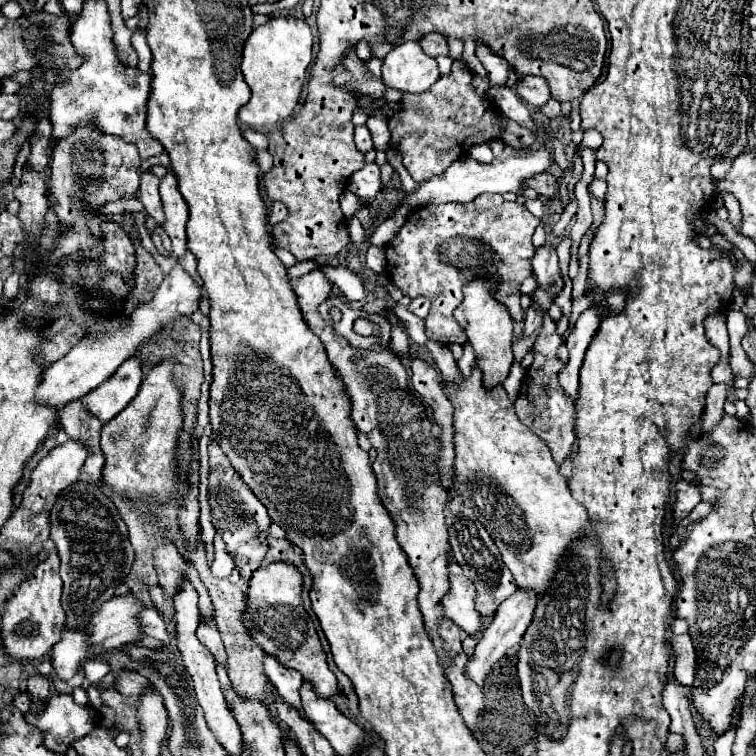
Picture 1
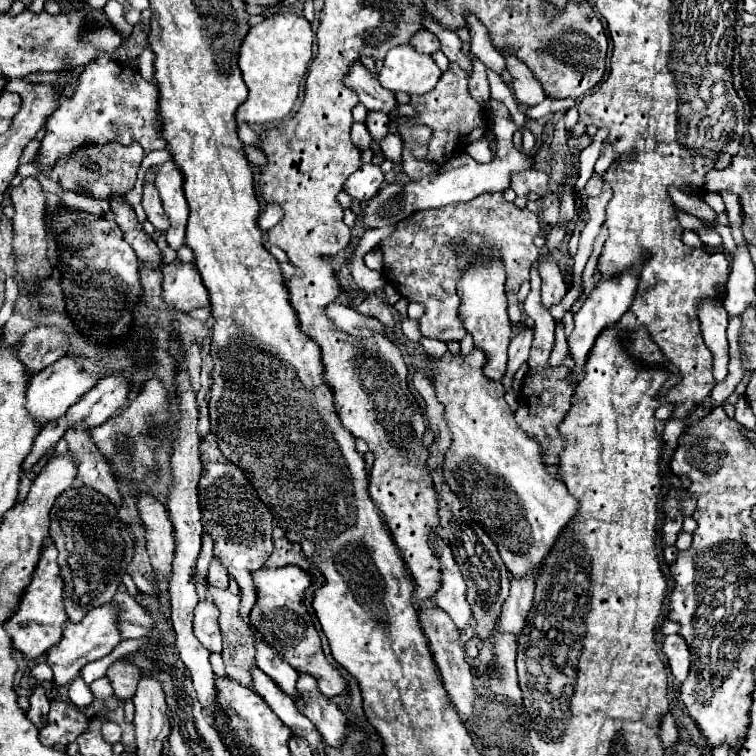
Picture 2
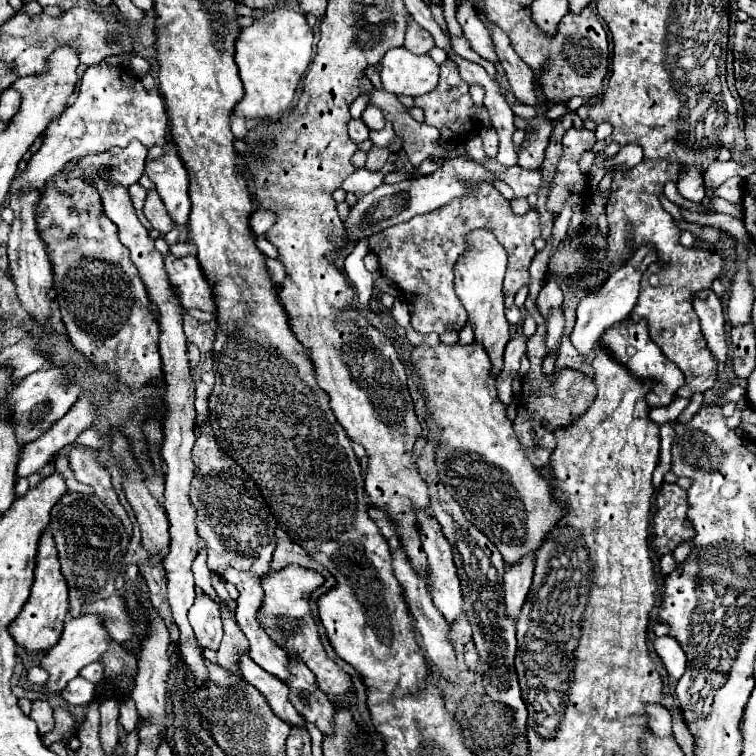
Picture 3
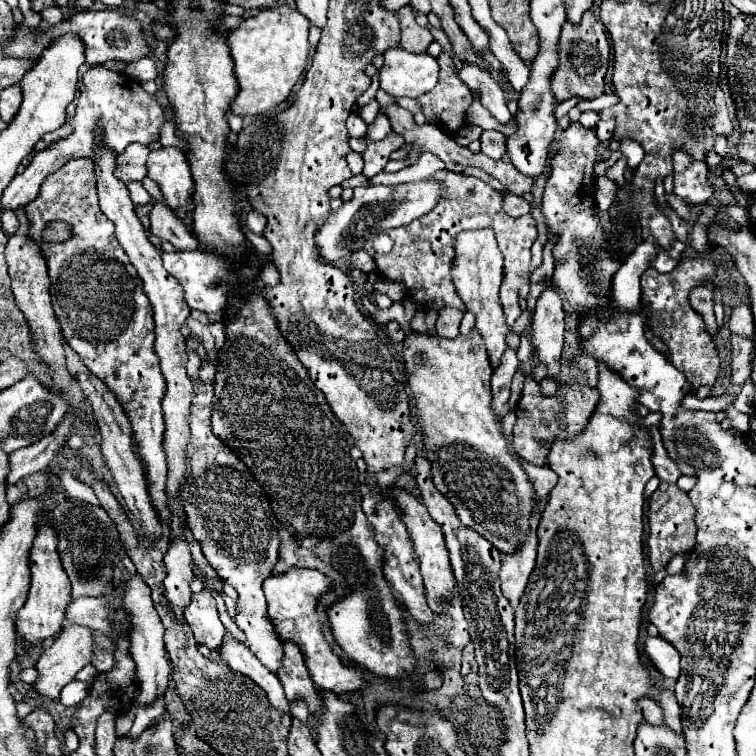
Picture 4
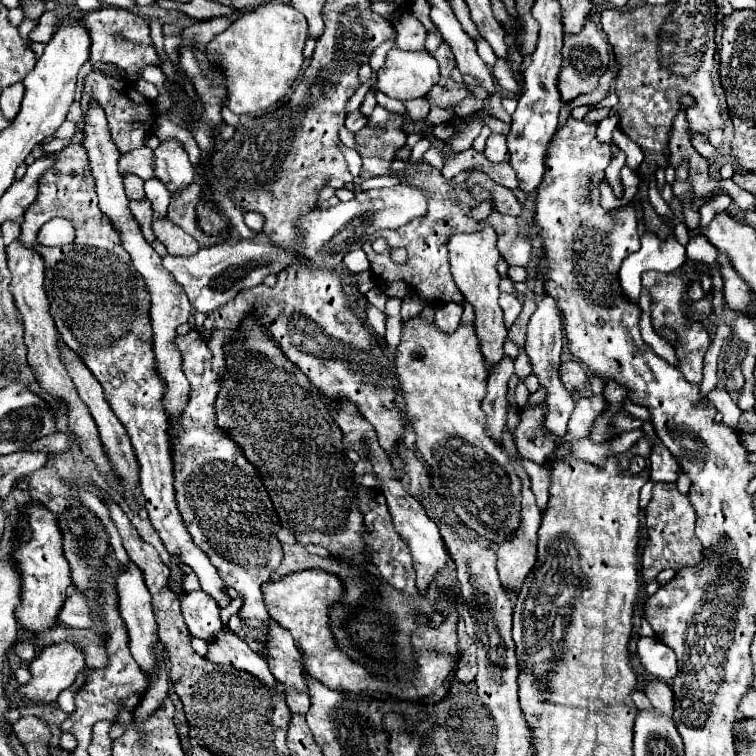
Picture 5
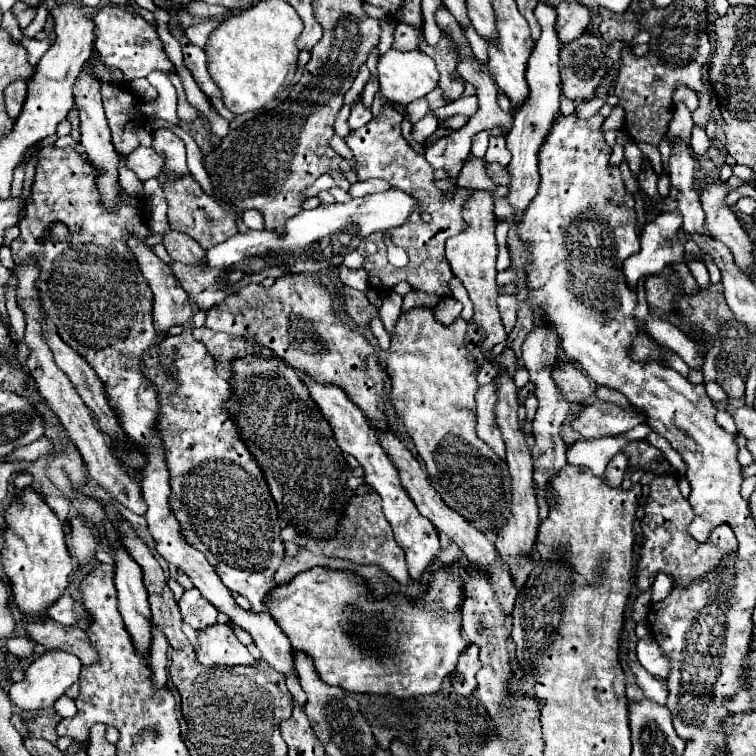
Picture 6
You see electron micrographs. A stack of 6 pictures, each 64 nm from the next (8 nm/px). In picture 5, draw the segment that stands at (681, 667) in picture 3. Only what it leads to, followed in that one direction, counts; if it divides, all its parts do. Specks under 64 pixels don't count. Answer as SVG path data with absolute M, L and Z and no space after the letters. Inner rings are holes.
M640 638L640 660L644 668L662 680L672 680L678 674L678 662L672 648L664 646L658 638Z

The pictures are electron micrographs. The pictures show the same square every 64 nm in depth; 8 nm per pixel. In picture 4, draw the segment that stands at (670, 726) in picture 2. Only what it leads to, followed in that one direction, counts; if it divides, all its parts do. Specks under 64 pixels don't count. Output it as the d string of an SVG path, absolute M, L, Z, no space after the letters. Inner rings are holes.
M642 698L640 708L644 712L644 720L648 720L652 726L662 726L664 724L664 712L658 706L658 702L654 702L652 698Z

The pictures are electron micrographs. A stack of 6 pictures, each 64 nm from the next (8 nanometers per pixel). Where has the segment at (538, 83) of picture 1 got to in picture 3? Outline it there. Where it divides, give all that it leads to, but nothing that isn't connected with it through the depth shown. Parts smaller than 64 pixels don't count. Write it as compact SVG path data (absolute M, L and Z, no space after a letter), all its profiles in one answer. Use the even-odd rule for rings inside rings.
M488 26L488 28L490 28L490 34L492 34L492 40L494 40L494 50L500 58L500 64L506 70L506 76L508 76L508 82L510 82L514 96L522 104L534 106L538 102L534 72L530 72L530 68L518 58L518 54L514 54L508 36L502 30L498 30L496 26Z

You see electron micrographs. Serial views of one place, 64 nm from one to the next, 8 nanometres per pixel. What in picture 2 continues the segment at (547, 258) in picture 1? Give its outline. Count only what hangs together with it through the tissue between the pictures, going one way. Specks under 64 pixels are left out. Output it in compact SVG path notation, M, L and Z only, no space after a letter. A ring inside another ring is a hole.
M544 256L540 258L538 266L538 274L542 278L542 304L546 308L550 308L552 304L558 304L562 300L562 296L566 294L566 282L560 274L560 268L554 260L554 256Z

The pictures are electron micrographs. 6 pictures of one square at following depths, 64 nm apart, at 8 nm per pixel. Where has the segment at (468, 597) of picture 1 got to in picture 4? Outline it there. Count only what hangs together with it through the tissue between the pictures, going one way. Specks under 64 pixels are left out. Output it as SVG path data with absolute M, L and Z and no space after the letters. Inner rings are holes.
M398 490L398 494L396 494L396 508L400 510L402 522L406 524L408 534L414 542L414 550L416 550L416 556L418 556L418 562L420 562L420 572L422 572L422 578L424 578L426 594L428 594L428 604L432 606L432 610L436 614L444 616L448 612L448 608L452 606L450 604L452 598L456 596L456 578L454 578L454 572L452 572L452 566L450 566L450 554L448 554L446 544L444 544L442 528L430 518L426 506L420 504L408 492L404 494L404 490Z

